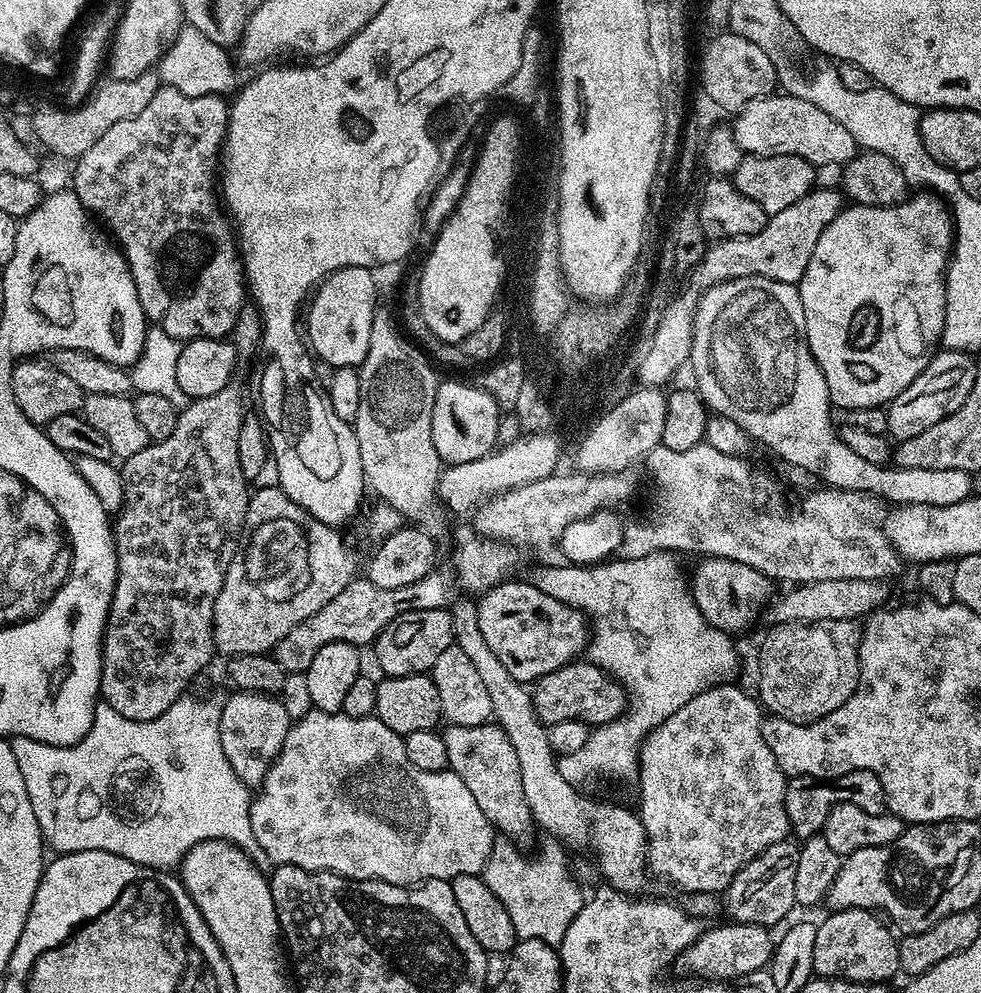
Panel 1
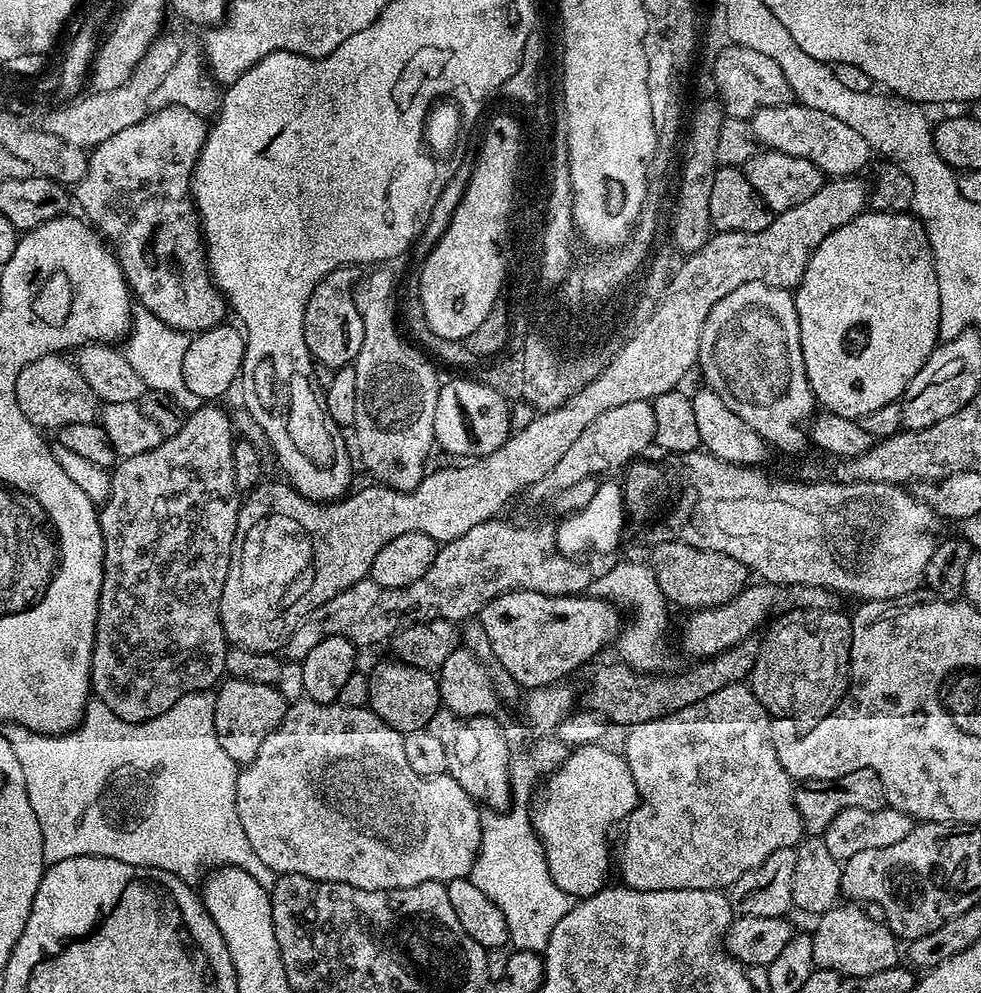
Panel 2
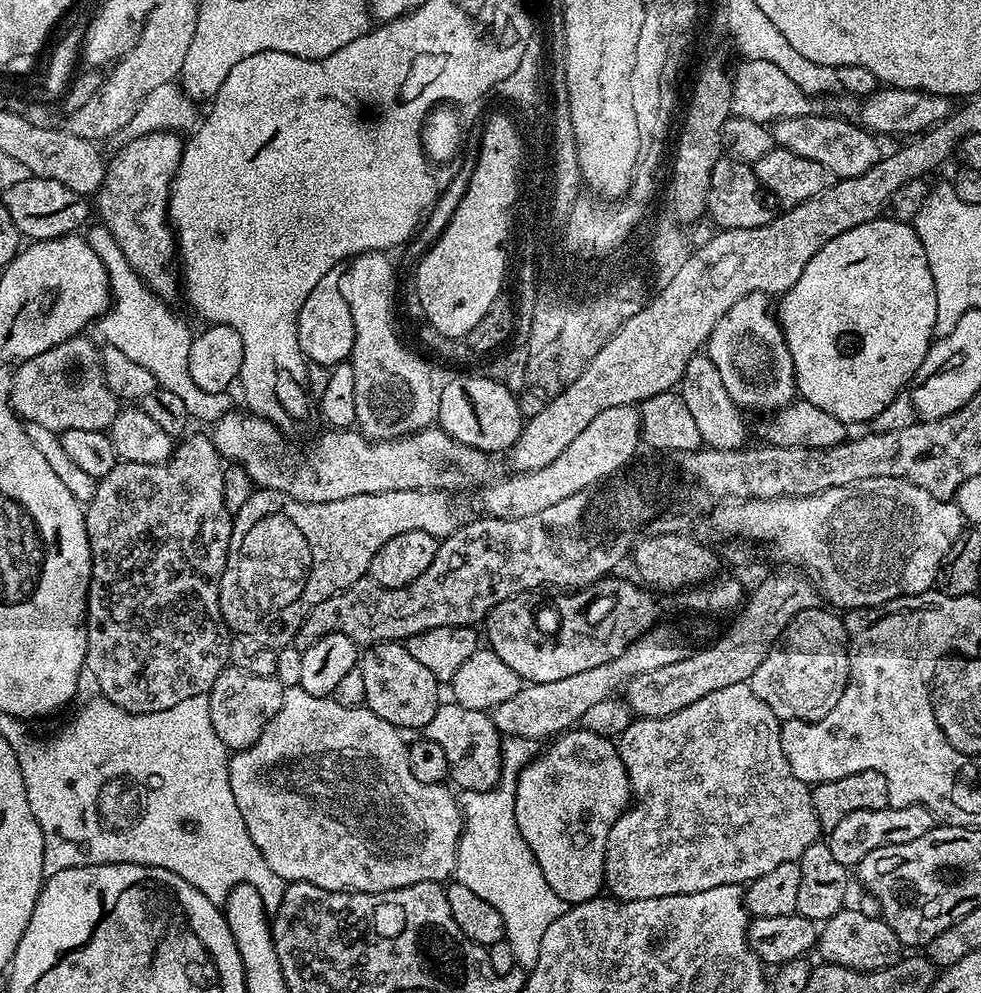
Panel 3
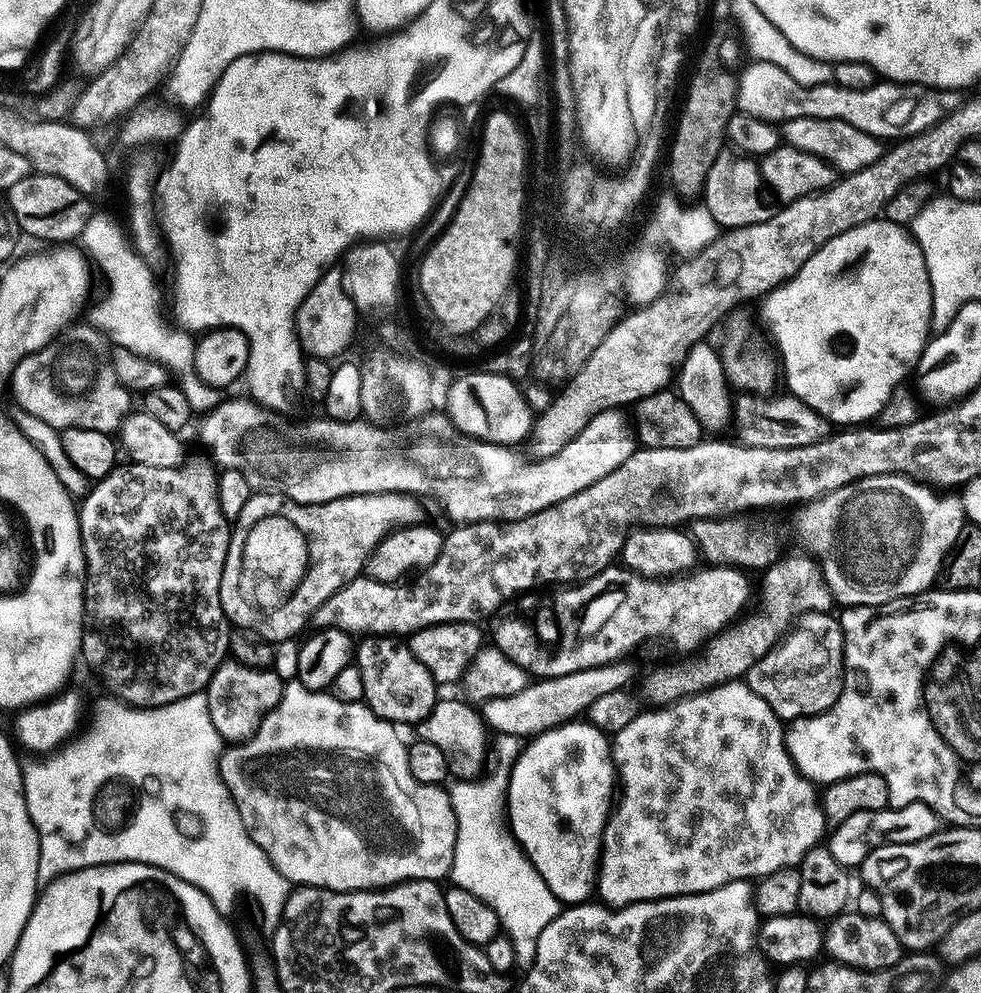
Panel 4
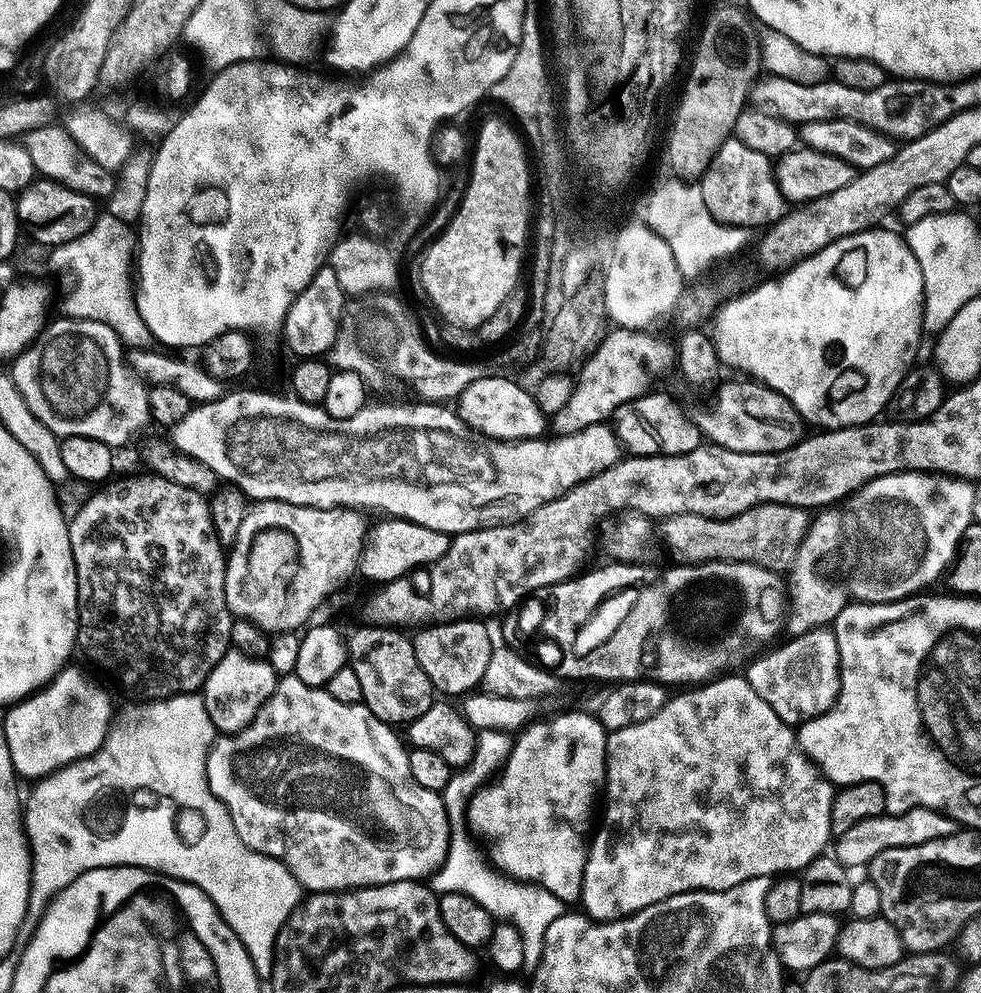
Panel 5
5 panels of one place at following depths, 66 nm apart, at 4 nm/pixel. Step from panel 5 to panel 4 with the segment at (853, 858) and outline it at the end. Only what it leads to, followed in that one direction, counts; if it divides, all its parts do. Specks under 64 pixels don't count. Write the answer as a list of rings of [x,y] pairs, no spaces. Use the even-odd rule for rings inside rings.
[[[910,802],[910,806],[893,808],[891,806],[882,810],[868,810],[846,818],[846,822],[835,825],[826,840],[826,847],[843,868],[852,870],[863,864],[875,848],[887,844],[909,844],[922,842],[922,838],[930,838],[941,831],[942,821],[940,815],[930,806],[922,802]]]

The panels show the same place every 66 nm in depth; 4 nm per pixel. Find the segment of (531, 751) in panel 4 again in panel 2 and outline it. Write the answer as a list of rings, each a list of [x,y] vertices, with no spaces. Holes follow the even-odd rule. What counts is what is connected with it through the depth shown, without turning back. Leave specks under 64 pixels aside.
[[[603,743],[584,744],[581,748],[569,751],[568,757],[560,768],[547,777],[544,794],[537,795],[536,809],[530,812],[532,827],[540,837],[544,847],[544,857],[548,860],[548,869],[554,882],[567,896],[583,898],[598,894],[609,883],[608,880],[608,831],[615,820],[627,821],[628,815],[635,810],[638,803],[636,783],[630,774],[630,766],[619,751],[604,748]]]

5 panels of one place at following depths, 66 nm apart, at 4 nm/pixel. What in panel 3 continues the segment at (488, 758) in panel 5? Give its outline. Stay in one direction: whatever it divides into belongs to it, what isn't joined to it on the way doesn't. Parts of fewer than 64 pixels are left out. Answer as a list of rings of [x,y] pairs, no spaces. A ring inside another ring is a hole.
[[[507,737],[500,745],[500,783],[488,792],[461,791],[458,796],[464,830],[456,852],[455,883],[474,890],[478,898],[486,898],[502,914],[504,939],[510,950],[514,950],[517,965],[525,970],[531,970],[538,962],[542,934],[566,911],[564,900],[550,890],[550,882],[546,882],[516,824],[516,783],[521,770],[537,752],[537,741]]]

